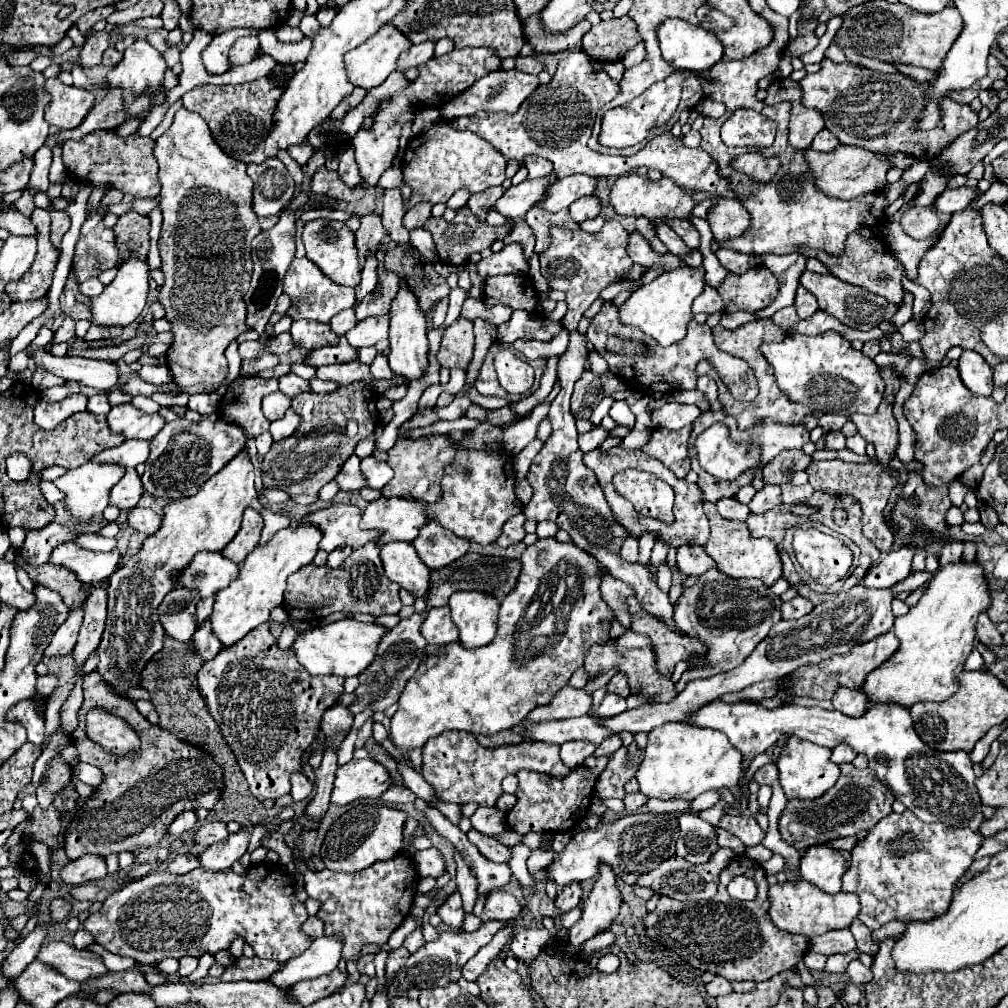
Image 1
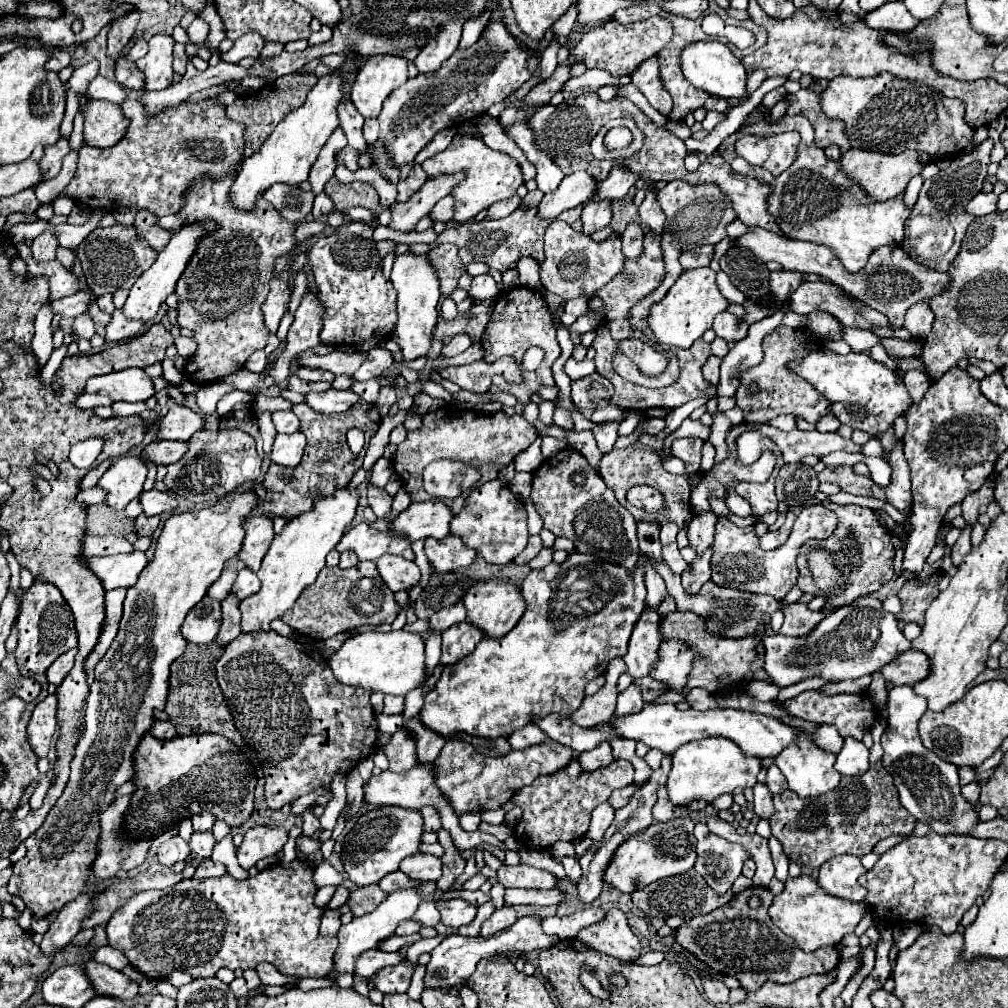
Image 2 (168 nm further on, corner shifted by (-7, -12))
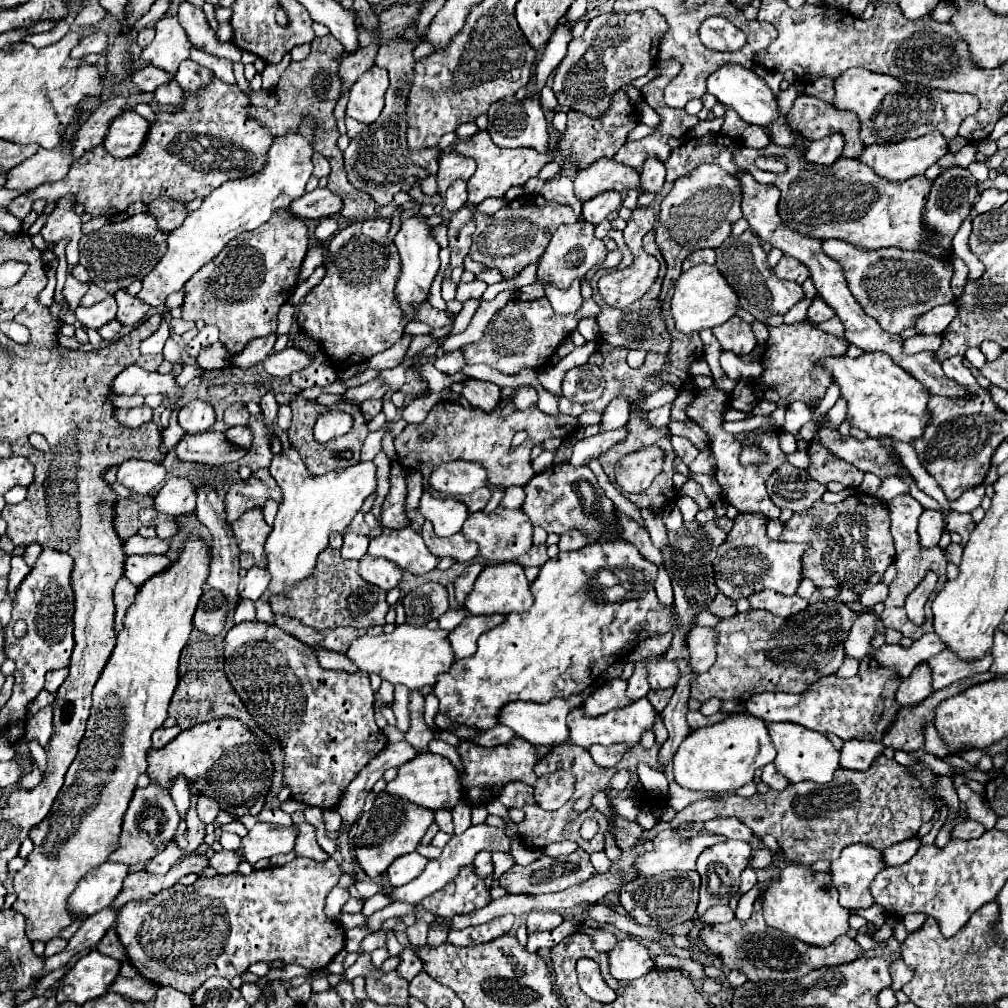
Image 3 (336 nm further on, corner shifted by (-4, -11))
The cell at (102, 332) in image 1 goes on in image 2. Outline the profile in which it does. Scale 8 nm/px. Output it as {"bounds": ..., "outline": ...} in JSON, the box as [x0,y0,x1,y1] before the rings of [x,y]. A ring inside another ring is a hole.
{"bounds":[105,310,143,342],"outline":[[[121,310],[113,312],[111,322],[107,324],[107,332],[105,332],[105,342],[121,342],[121,340],[131,340],[139,334],[139,330],[143,328],[143,324],[139,324],[137,320],[125,320]]]}

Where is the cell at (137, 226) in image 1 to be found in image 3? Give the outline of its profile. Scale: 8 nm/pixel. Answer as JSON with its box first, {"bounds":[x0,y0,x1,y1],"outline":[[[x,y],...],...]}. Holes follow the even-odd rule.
{"bounds":[148,197,188,231],"outline":[[[160,197],[148,205],[148,213],[158,219],[158,227],[164,231],[174,231],[188,217],[188,209],[184,203],[176,203],[172,197]]]}

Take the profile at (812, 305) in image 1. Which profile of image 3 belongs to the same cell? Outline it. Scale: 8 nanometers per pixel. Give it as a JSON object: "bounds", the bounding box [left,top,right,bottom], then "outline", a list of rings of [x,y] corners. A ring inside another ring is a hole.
{"bounds":[808,297,836,323],"outline":[[[816,297],[814,299],[814,303],[810,305],[810,309],[808,309],[808,319],[810,321],[814,321],[814,323],[822,323],[822,321],[828,321],[828,319],[832,319],[836,313],[834,313],[834,309],[824,301],[824,299],[820,299],[820,297]]]}

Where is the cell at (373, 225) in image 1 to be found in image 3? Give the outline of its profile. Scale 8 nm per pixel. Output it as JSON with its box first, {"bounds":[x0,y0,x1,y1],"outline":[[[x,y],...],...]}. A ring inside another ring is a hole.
{"bounds":[438,151,476,195],"outline":[[[448,151],[440,157],[440,169],[438,169],[438,193],[444,195],[444,191],[456,181],[464,179],[468,181],[476,171],[476,161],[472,157],[466,157],[456,151]]]}

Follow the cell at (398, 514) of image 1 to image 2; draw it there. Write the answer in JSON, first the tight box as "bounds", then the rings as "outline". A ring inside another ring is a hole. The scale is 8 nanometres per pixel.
{"bounds":[389,502,453,542],"outline":[[[419,502],[411,504],[397,518],[389,522],[391,532],[401,532],[409,538],[409,542],[435,538],[441,540],[449,534],[449,522],[453,514],[443,502]]]}

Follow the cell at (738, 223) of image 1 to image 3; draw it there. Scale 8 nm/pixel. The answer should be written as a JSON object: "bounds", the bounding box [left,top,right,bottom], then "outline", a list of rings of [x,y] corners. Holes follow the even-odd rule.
{"bounds":[822,239,954,333],"outline":[[[840,239],[822,241],[826,255],[836,259],[844,273],[848,287],[862,309],[872,315],[884,331],[902,333],[904,329],[914,327],[916,319],[936,305],[950,303],[954,299],[950,289],[950,279],[954,273],[952,263],[932,259],[922,251],[904,251],[904,249],[862,249]]]}

